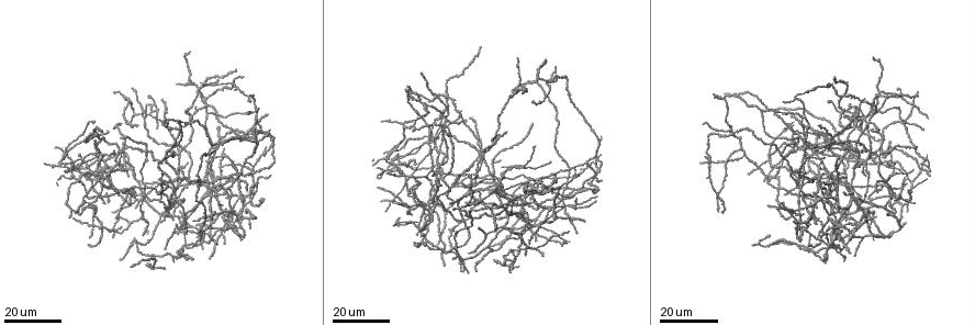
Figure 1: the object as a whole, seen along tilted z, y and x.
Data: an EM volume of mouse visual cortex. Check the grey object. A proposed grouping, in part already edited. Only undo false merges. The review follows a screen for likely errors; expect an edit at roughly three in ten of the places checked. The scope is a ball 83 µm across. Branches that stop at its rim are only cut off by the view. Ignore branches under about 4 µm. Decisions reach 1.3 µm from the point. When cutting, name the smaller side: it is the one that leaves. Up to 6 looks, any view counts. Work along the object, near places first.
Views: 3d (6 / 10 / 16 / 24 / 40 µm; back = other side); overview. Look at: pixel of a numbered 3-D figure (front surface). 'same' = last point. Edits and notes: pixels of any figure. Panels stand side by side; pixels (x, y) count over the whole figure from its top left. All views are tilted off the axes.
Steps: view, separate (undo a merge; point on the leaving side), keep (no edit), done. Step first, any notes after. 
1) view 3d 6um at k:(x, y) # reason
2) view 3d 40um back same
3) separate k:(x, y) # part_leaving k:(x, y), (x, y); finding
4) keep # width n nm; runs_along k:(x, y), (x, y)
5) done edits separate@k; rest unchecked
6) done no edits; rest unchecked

view 3d 24um at 1:(817, 238)

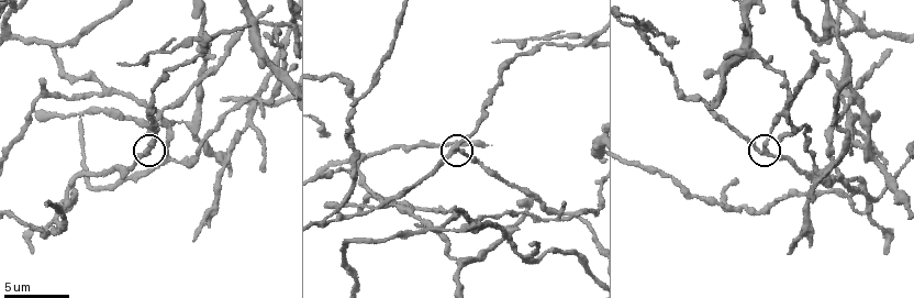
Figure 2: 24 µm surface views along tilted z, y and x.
view 3d 6um at 2:(459, 144)

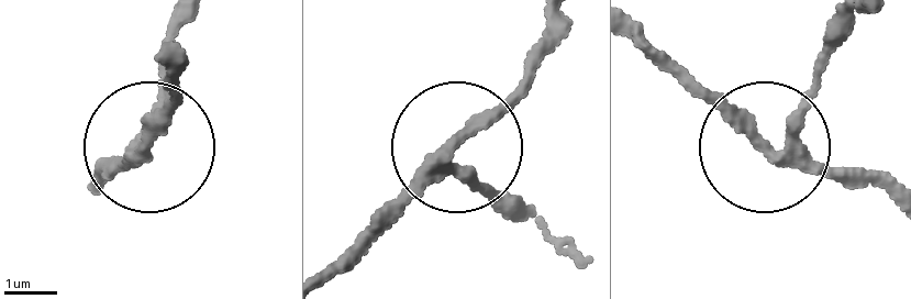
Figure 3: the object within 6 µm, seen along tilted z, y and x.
keep # side_arm 28 um; arms 3; continuous, no second neuron

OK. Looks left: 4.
view 3d 16um at 2:(869, 207) # abrupt turn

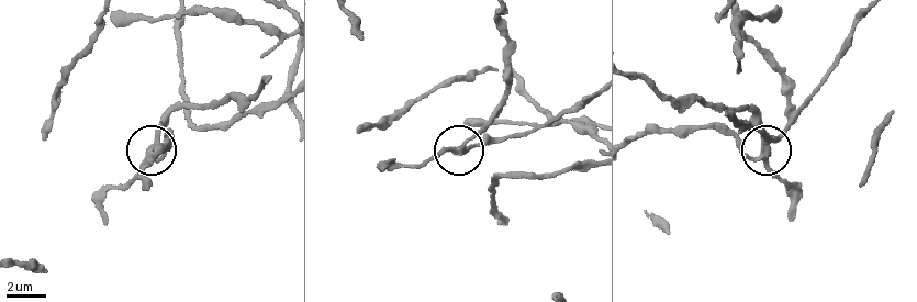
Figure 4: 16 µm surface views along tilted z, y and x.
keep # runs_along 4:(592, 92), (536, 129), (461, 148), (495, 119); continuous, no second neuron

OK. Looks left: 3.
view 3d 24um at 1:(396, 166) # thin arm on a thick one

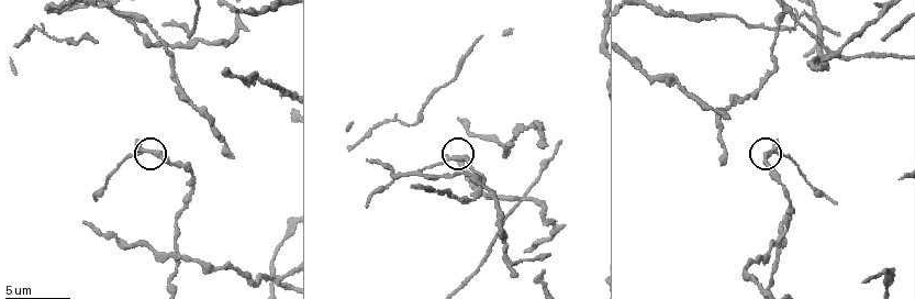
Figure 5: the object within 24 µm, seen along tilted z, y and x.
view 3d 10um at 5:(456, 156)

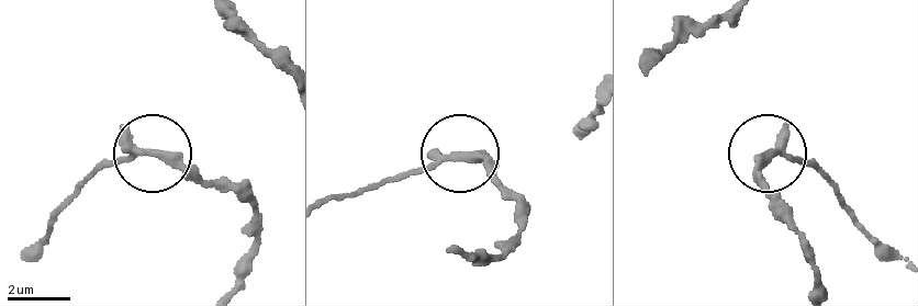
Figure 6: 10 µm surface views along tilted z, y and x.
keep # width 240 nm; runs_along 6:(816, 286), (764, 176), (782, 149), (814, 165); one neuron here

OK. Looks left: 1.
done no edits; rest unchecked

